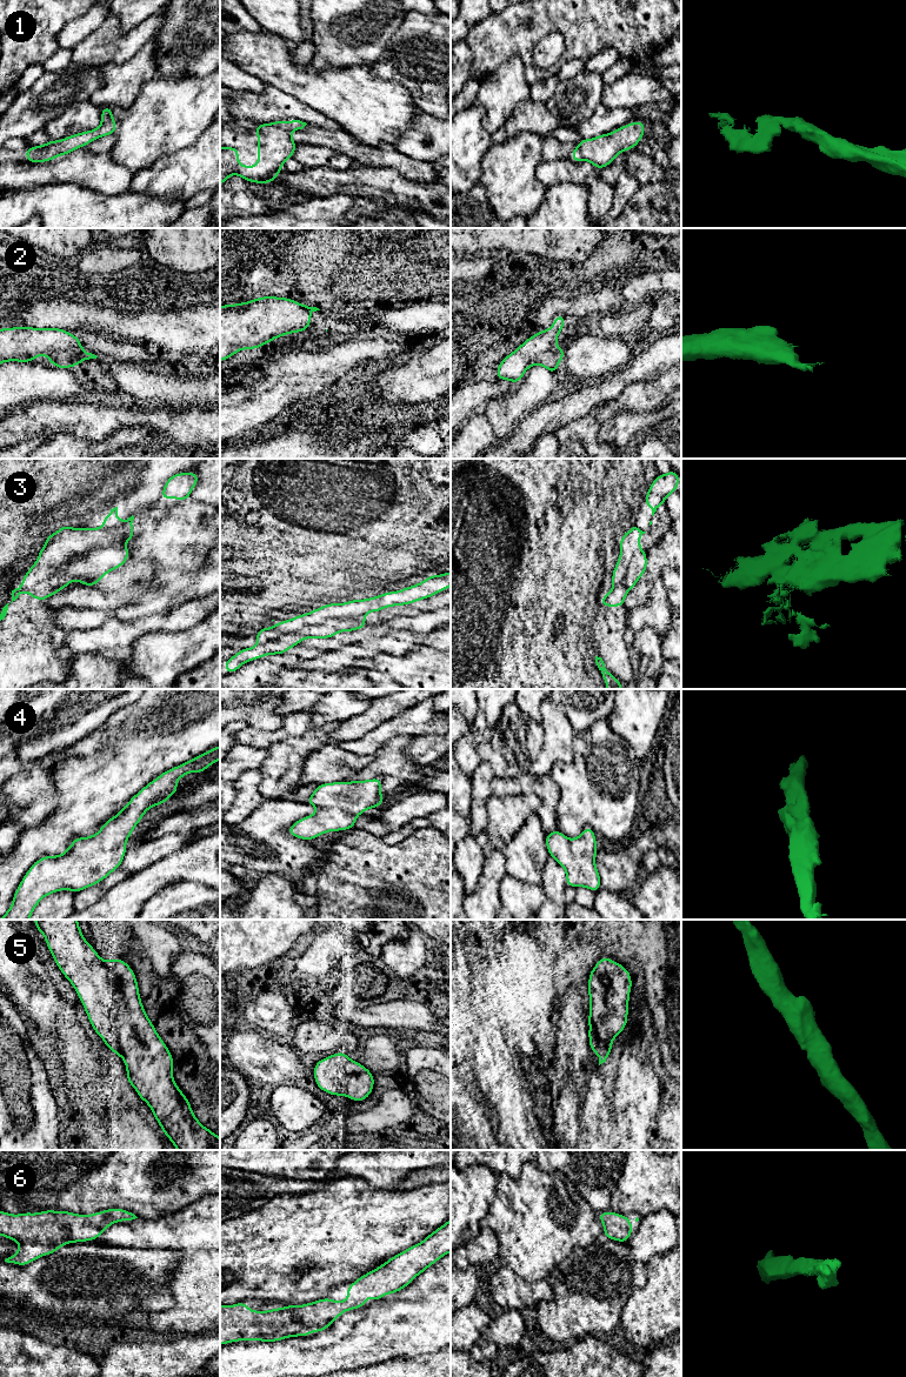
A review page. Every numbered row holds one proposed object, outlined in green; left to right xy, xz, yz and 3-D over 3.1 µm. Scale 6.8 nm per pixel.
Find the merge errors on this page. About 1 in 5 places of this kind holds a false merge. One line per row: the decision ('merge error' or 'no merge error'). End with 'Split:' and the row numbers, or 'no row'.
1: no merge error
2: no merge error
3: no merge error
4: no merge error
5: no merge error
6: no merge error
Split: no row

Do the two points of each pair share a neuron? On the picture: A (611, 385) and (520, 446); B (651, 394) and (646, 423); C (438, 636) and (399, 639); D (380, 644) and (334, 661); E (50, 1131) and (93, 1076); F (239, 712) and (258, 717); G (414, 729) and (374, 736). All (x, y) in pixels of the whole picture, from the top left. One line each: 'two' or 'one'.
A: one
B: two
C: one
D: one
E: two
F: one
G: one

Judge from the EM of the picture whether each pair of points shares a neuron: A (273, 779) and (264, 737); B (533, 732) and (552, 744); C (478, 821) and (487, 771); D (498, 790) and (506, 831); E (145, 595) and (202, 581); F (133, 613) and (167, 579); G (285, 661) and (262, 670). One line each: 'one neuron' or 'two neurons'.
A: two neurons
B: two neurons
C: one neuron
D: two neurons
E: one neuron
F: one neuron
G: one neuron

